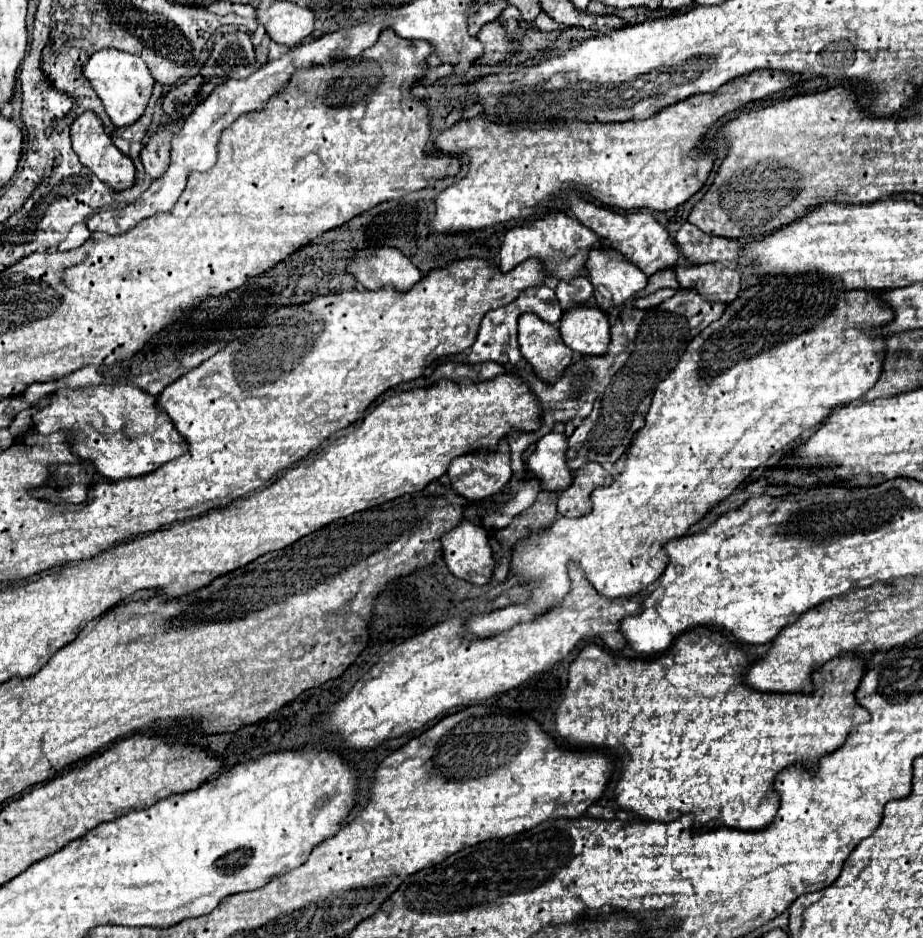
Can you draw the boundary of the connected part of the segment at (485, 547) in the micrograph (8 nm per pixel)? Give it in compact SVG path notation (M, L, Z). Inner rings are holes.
M461 521L455 529L441 537L443 559L449 571L473 585L485 585L491 577L493 557L487 533L481 525Z

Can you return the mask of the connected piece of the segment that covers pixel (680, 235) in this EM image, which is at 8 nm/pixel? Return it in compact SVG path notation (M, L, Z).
M691 223L681 225L675 233L675 243L681 255L695 265L709 261L737 261L737 247L741 245L737 239L707 235Z

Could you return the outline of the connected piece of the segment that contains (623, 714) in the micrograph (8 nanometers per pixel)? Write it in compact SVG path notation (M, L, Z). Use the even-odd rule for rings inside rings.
M695 627L693 631L687 631L685 635L681 635L681 639L677 639L673 643L673 647L669 647L669 651L665 655L657 655L657 659L611 657L599 645L589 643L589 645L583 647L583 651L577 655L577 659L569 667L569 685L567 685L565 697L563 697L563 701L561 701L561 705L555 713L557 735L567 745L577 747L577 749L595 747L595 749L609 749L611 753L615 753L621 759L621 777L619 777L617 787L615 787L617 805L627 813L629 811L635 813L643 821L675 821L685 813L693 813L697 825L707 825L715 819L715 823L719 827L729 827L729 829L739 829L739 831L763 831L773 823L777 807L779 807L779 795L773 789L777 773L781 773L783 769L787 769L791 765L801 765L809 771L815 771L821 757L825 757L825 755L829 755L829 753L833 753L833 751L837 751L845 745L851 729L869 721L869 713L855 701L855 689L857 689L857 685L863 677L863 663L861 663L859 657L853 657L853 655L835 657L825 667L821 667L817 673L813 673L815 693L811 693L811 695L803 695L803 693L785 693L785 695L781 695L781 693L759 693L759 691L753 691L749 687L743 687L741 677L743 677L743 671L747 669L749 663L751 663L751 659L741 649L737 649L723 633L711 631L707 627Z

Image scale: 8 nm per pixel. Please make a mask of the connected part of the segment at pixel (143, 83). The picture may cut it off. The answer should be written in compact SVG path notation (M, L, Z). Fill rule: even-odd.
M119 49L95 51L83 65L83 75L87 77L99 99L103 101L103 107L115 127L127 127L143 115L155 83L153 75L149 73L149 69L145 67L139 55L131 55Z

